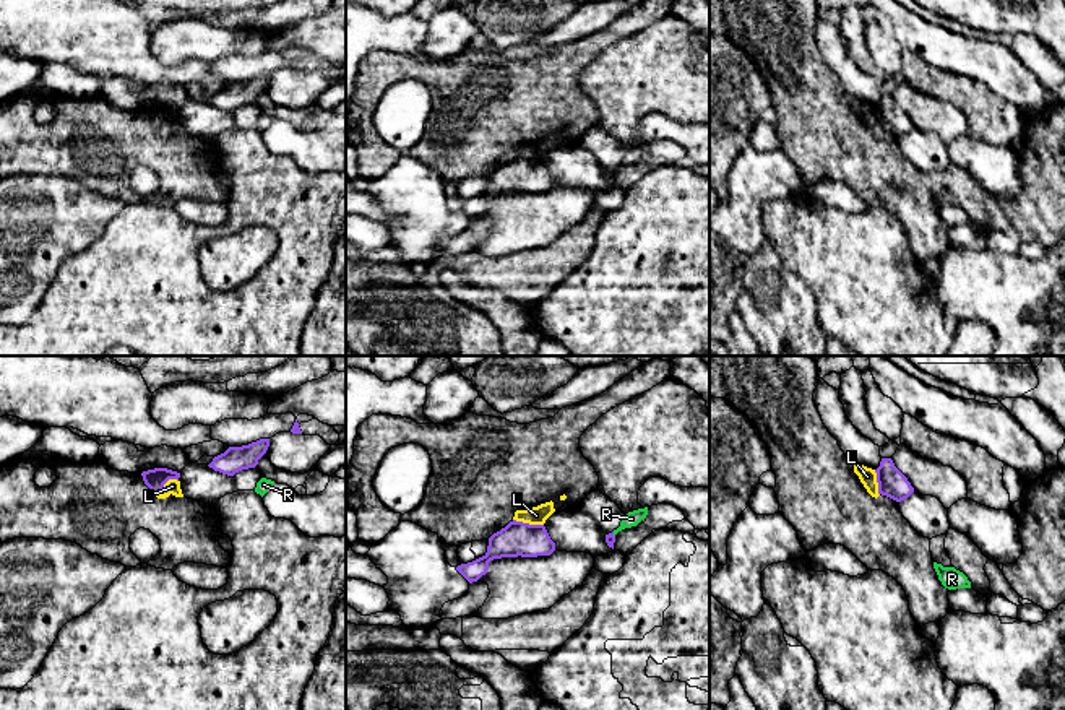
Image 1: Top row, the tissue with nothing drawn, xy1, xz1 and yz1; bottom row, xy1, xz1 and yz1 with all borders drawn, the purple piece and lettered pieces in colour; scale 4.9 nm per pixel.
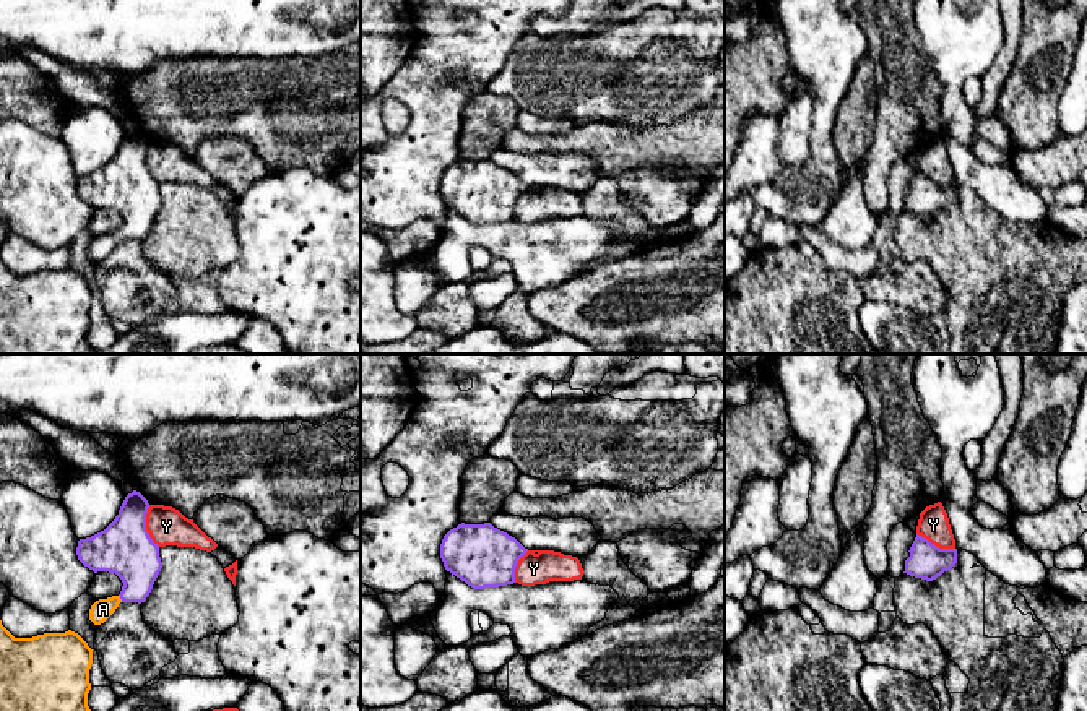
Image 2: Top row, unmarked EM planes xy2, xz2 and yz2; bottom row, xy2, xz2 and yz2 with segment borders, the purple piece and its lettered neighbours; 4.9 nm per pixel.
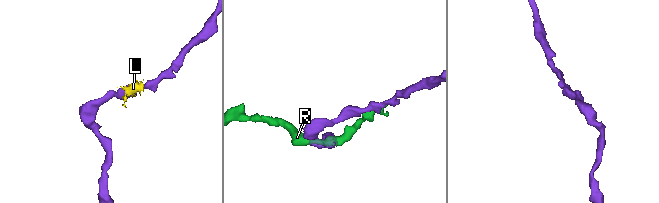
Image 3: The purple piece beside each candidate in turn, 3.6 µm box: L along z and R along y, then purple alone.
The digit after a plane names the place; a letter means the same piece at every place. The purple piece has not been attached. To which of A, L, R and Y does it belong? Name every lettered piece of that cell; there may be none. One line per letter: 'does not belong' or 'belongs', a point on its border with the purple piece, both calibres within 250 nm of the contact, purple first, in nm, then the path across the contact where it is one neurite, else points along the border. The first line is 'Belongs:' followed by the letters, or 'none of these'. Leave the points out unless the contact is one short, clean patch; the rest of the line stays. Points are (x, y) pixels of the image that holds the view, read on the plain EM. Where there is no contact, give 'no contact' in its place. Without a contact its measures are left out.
Belongs: A
A: belongs; contact xy2 (121, 234); calibres 280 and 100 nm; way xy2 (124, 184), (129, 226), (121, 234), (103, 245)
L: does not belong; contact xz1 (528, 160); calibres 170 and 90 nm; border xz1 (513, 155), (523, 160), (543, 161)
R: does not belong; contact xz1 (612, 171); calibres 50 and 80 nm; border xz1 (612, 168), (614, 173)
Y: does not belong; contact xy2 (145, 163); calibres 280 and 190 nm; border xy2 (148, 142), (147, 169), (160, 182)

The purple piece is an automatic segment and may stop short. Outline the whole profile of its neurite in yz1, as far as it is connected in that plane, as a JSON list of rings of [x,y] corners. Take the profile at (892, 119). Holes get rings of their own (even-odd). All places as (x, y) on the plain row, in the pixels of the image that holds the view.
[[[882,94],[880,102],[875,106],[875,109],[878,130],[901,138],[914,128],[914,123],[908,114],[895,102],[891,94]]]

